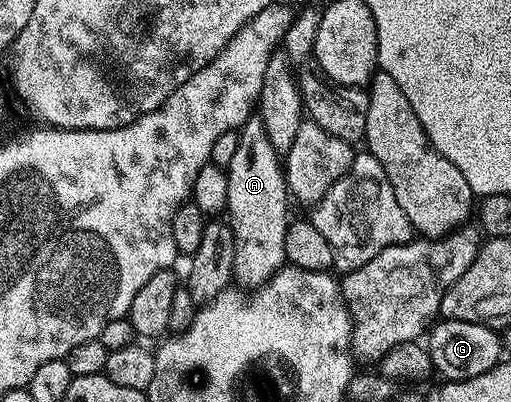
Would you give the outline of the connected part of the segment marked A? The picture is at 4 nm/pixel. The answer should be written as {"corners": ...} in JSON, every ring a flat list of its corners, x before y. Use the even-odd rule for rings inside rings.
{"corners":[[258,115,249,117,238,132,240,138,238,147,234,150,234,159,230,159,226,167,228,174,226,217,234,235,232,272,237,282,245,281,240,283,255,287,268,281,279,269,285,268,290,194,288,180,284,177,281,154,271,145,262,119]]}

